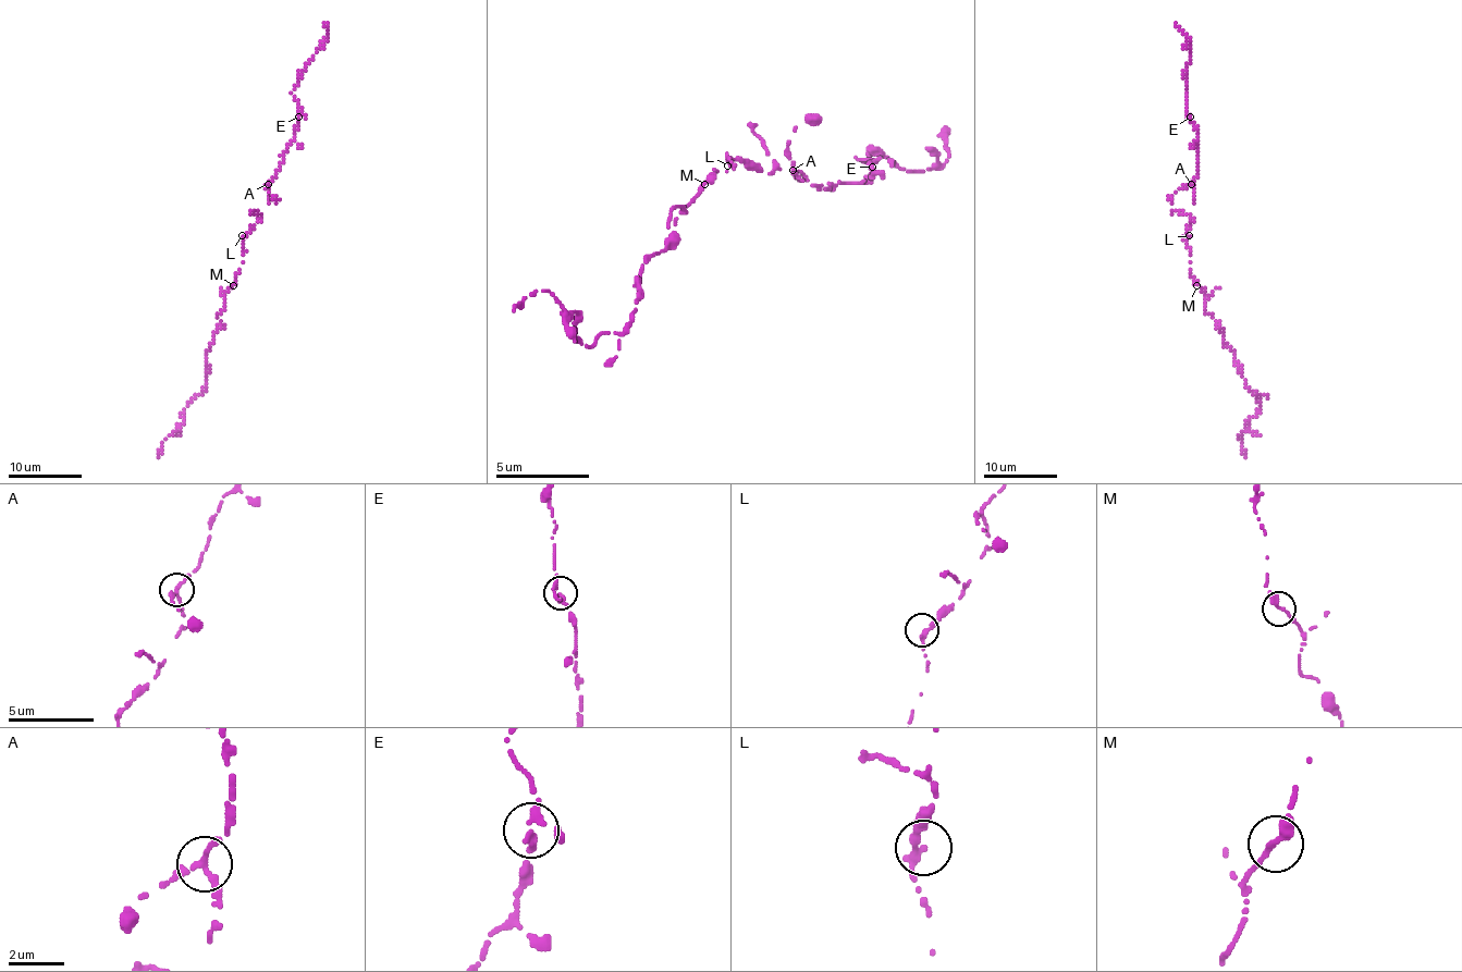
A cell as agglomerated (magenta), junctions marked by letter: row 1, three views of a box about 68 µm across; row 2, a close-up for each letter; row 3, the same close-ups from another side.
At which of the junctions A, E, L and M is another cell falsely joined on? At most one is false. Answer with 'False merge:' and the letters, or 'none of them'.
False merge: none of them

